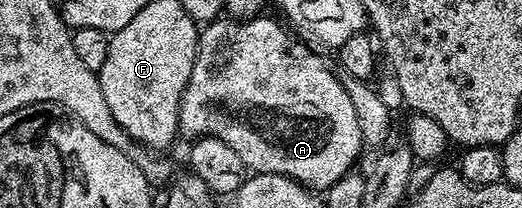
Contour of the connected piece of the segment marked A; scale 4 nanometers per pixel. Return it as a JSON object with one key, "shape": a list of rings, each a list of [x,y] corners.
{"shape":[[[223,16],[214,22],[206,23],[200,29],[199,51],[195,57],[193,72],[189,76],[189,84],[185,86],[185,92],[179,105],[179,129],[184,135],[187,133],[188,139],[191,140],[206,137],[225,140],[225,144],[229,144],[229,148],[233,148],[233,152],[237,152],[237,156],[241,156],[241,160],[245,160],[248,171],[256,174],[280,174],[286,178],[292,178],[294,182],[301,183],[312,192],[325,192],[330,186],[337,184],[337,180],[341,180],[341,176],[350,174],[356,169],[355,161],[358,160],[359,153],[364,153],[365,150],[361,128],[357,124],[357,116],[353,112],[349,92],[345,92],[339,74],[336,71],[331,71],[323,63],[322,56],[314,54],[310,50],[312,47],[306,41],[296,37],[282,21],[279,21],[280,23],[274,22],[273,19],[267,17],[260,16],[236,20],[230,16]]]}

